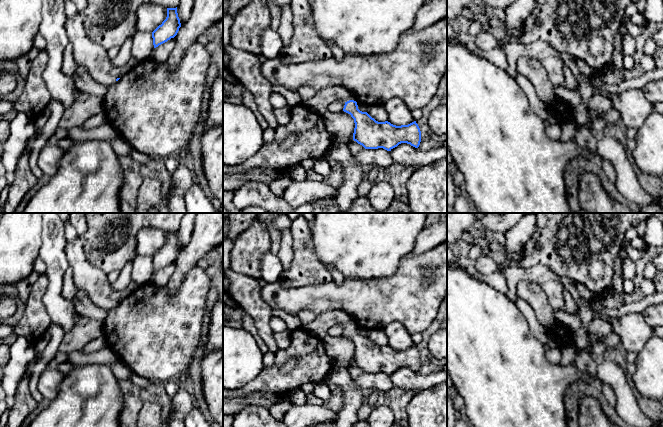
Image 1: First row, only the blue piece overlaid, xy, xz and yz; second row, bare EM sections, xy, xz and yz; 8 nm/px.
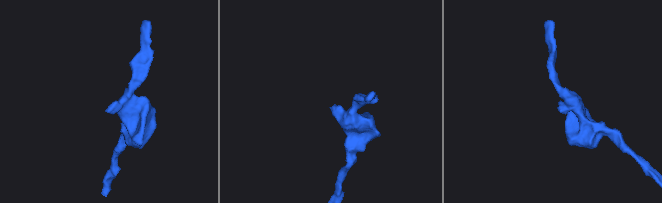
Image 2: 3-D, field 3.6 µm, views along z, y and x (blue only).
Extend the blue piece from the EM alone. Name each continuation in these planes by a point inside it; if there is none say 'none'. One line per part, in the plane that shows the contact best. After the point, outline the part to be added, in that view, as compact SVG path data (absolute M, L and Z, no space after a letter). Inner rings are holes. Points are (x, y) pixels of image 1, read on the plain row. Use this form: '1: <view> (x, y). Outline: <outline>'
1: xz (324, 321). Outline: M332 310L317 314L313 322L308 326L301 328L320 339L323 339L332 327L339 324L347 326L352 324L352 320L346 312L342 310Z

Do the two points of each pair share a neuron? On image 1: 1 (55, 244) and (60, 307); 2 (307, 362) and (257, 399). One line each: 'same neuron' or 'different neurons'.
1: same neuron
2: different neurons

